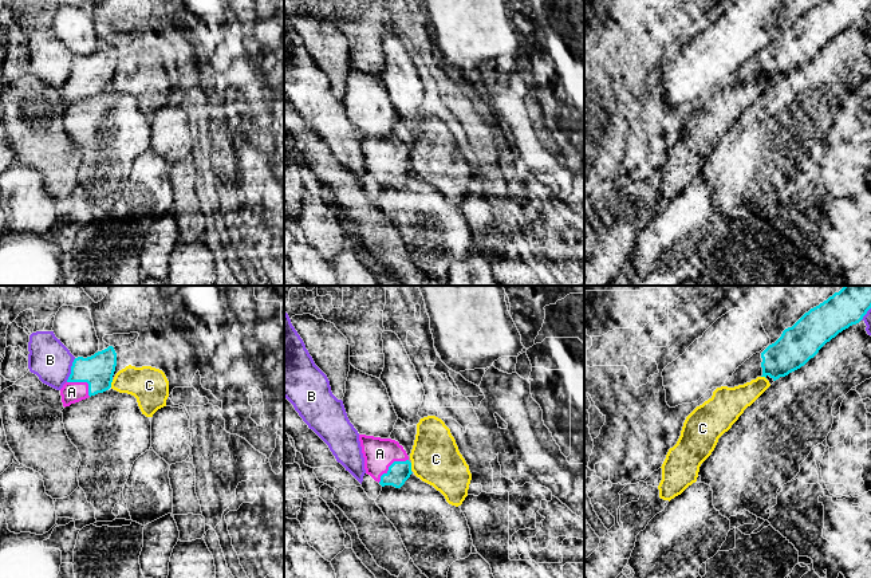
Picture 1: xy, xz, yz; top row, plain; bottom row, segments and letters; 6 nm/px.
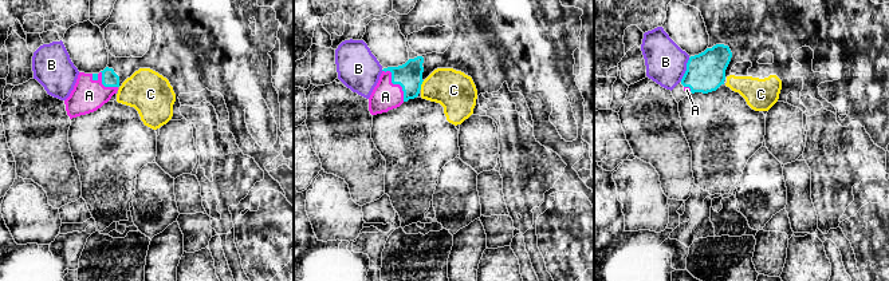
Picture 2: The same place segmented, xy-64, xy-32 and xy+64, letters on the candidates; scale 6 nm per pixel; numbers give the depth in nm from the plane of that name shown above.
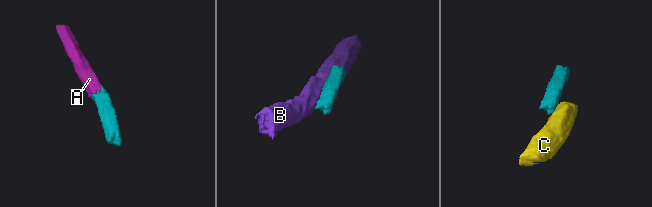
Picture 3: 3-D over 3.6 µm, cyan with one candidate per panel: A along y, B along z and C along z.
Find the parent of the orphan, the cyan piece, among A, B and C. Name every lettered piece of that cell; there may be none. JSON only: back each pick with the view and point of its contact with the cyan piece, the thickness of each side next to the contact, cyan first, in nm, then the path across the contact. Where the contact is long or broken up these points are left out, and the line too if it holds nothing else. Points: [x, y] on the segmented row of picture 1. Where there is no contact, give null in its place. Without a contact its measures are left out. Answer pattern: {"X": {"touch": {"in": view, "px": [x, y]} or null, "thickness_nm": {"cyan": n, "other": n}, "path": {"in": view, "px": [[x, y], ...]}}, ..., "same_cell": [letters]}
{"A": {"touch": {"in": "xz", "px": [390, 466]}, "thickness_nm": {"cyan": 130, "other": 190}, "path": {"in": "xz", "px": [[398, 472], [390, 466], [379, 453]]}}, "same_cell": ["A"]}

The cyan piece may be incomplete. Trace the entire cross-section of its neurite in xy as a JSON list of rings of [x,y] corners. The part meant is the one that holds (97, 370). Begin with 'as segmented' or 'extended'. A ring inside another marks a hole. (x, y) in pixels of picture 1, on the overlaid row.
extended | [[[113,346],[91,357],[78,357],[71,366],[71,374],[60,389],[63,406],[86,400],[111,388],[117,366],[117,353]]]

